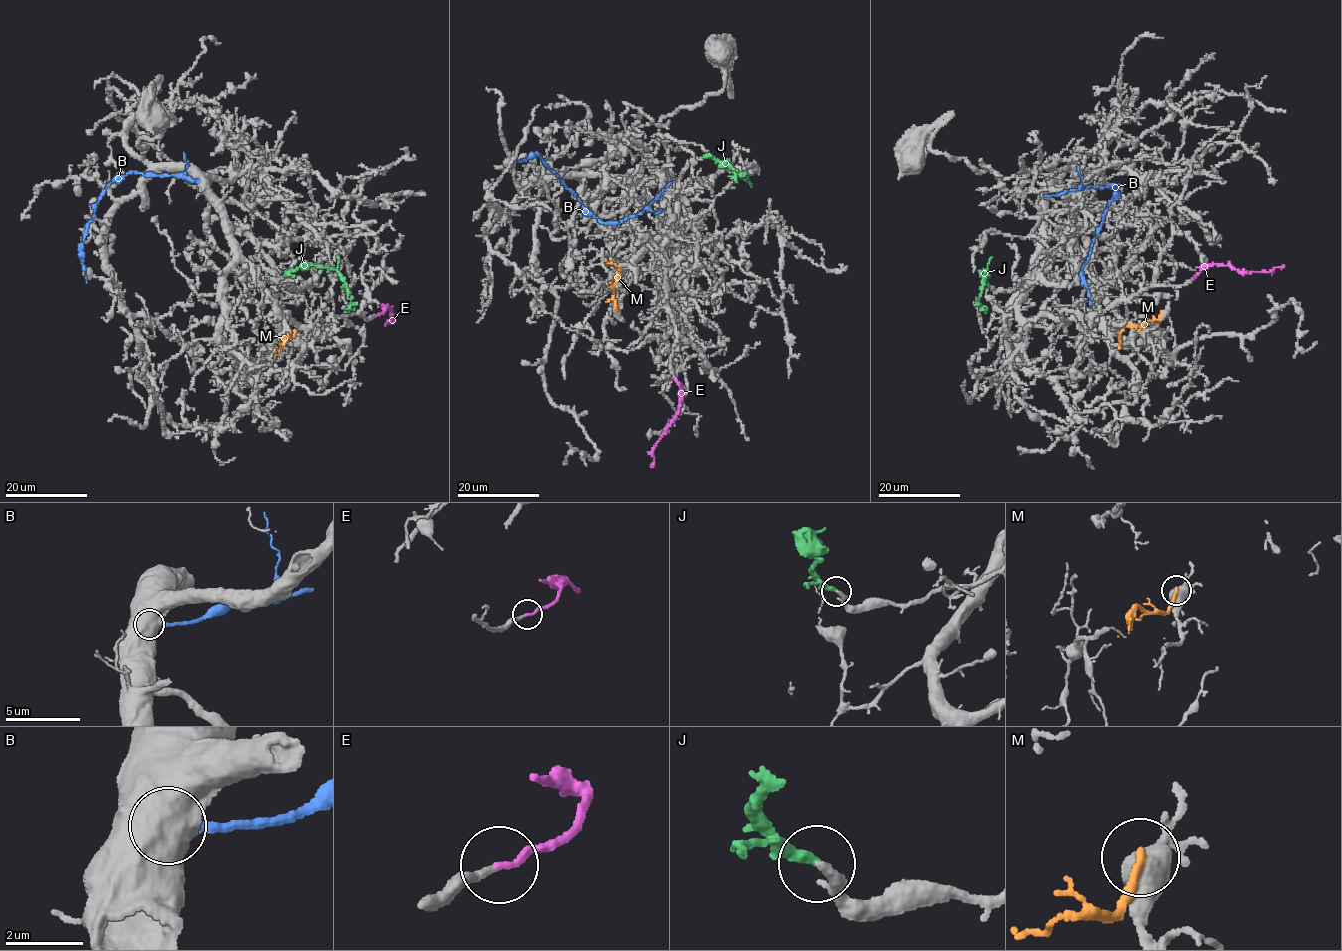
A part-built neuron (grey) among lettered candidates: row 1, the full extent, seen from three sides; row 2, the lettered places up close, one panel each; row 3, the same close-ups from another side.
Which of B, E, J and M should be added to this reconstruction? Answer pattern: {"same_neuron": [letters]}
{"same_neuron": ["E"]}

